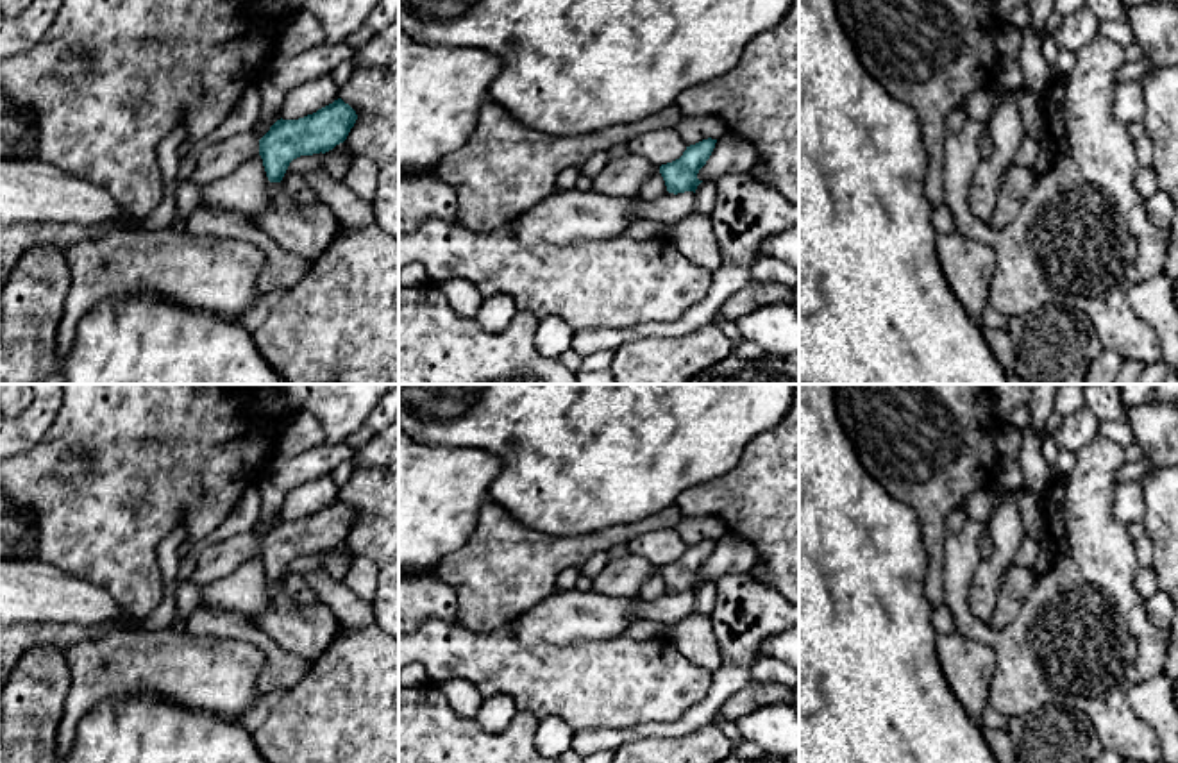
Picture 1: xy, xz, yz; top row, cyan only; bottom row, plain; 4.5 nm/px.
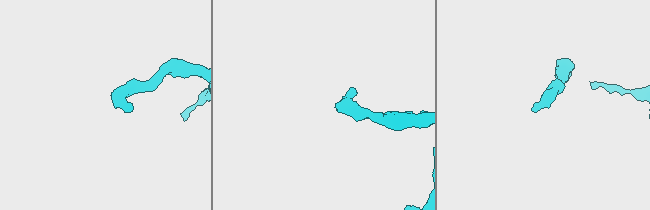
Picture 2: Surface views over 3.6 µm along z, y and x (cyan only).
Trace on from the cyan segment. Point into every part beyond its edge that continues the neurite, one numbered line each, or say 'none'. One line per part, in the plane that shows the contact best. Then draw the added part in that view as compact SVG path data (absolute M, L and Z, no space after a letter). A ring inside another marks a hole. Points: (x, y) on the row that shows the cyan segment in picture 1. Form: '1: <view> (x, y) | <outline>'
1: xy (220, 159) | M241 132L225 141L209 145L197 155L195 172L189 180L197 186L206 186L227 177L257 152L259 139L252 132Z

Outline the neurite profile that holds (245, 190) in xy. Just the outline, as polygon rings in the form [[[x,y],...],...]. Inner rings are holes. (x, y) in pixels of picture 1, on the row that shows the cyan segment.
[[[257,152],[231,175],[202,186],[200,207],[234,209],[250,218],[261,216],[270,205],[268,182]]]

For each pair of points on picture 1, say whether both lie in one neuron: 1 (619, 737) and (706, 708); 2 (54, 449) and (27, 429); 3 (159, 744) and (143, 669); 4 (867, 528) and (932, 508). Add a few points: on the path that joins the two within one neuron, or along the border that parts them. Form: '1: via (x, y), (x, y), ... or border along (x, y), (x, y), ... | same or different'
1: via (640, 731), (678, 729), (685, 726) | same
2: border along (61, 402), (47, 433), (33, 447), (18, 454) | different
3: border along (108, 699), (154, 694), (188, 708) | different
4: border along (882, 486), (914, 510), (925, 554) | different

